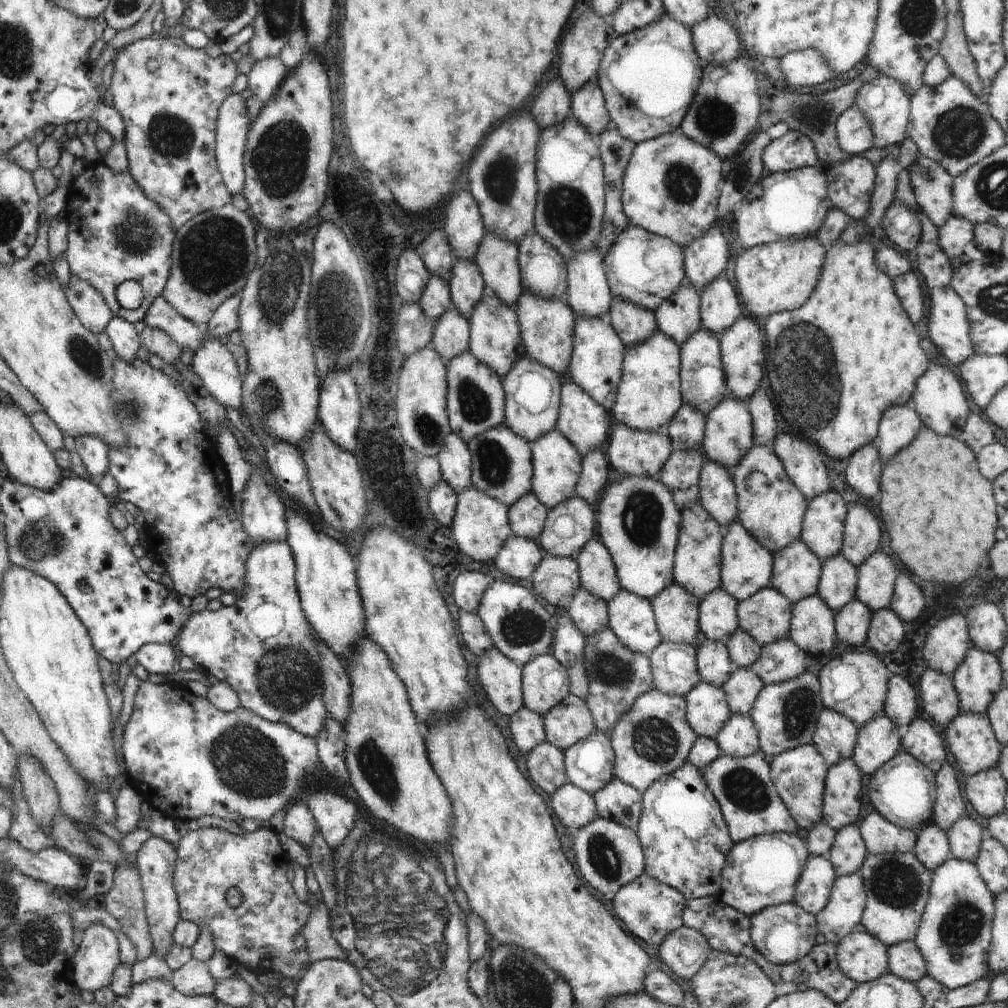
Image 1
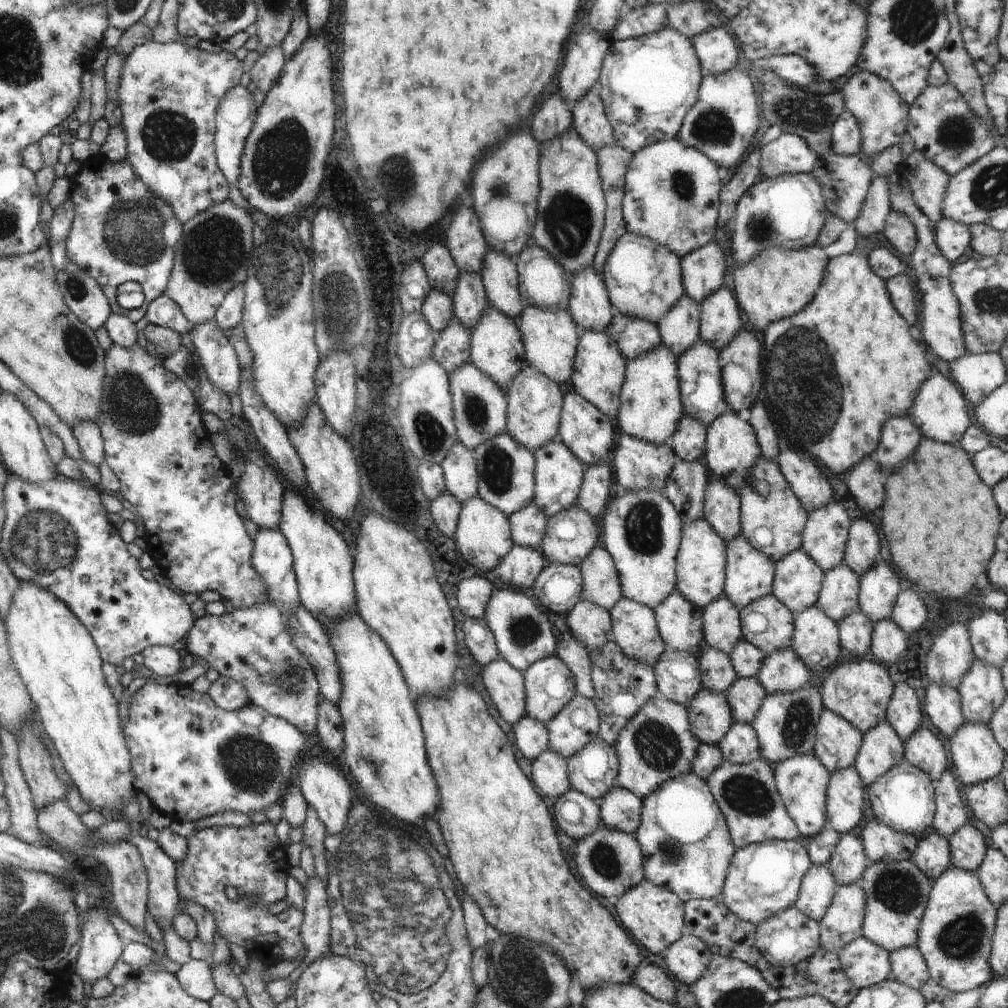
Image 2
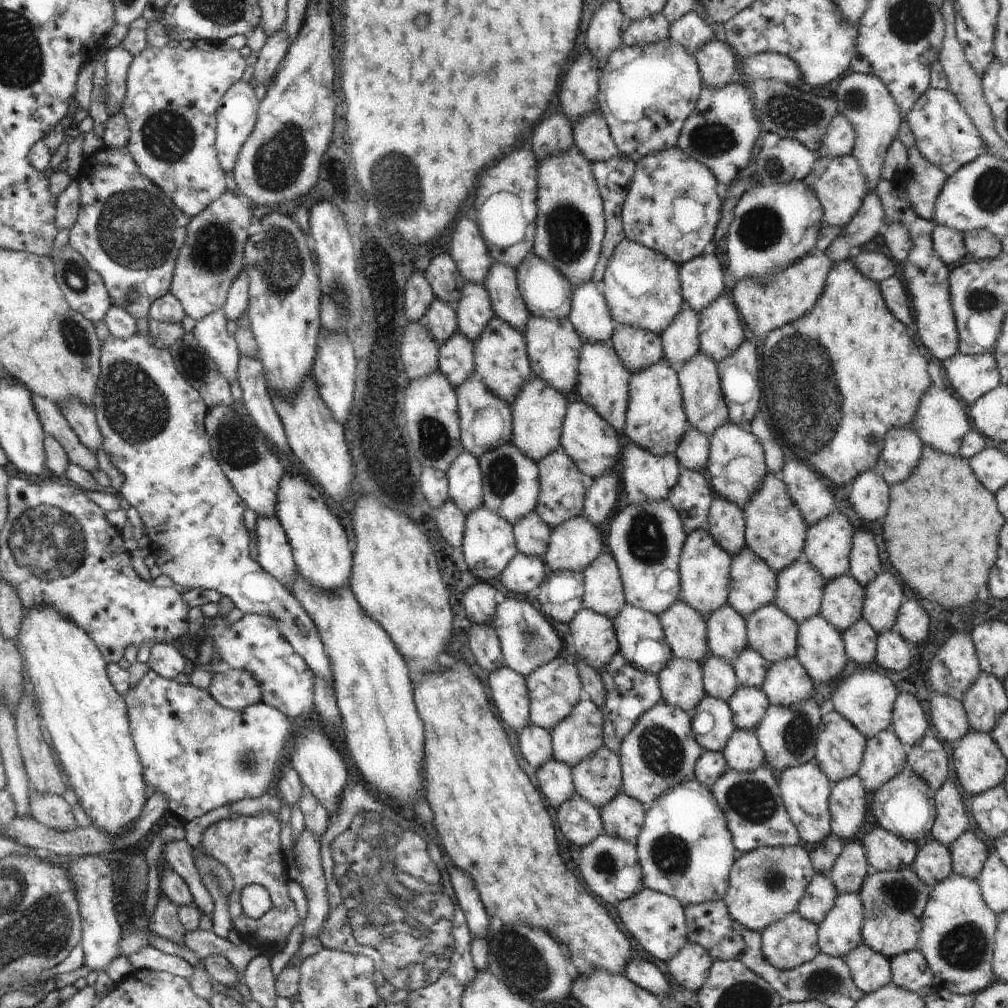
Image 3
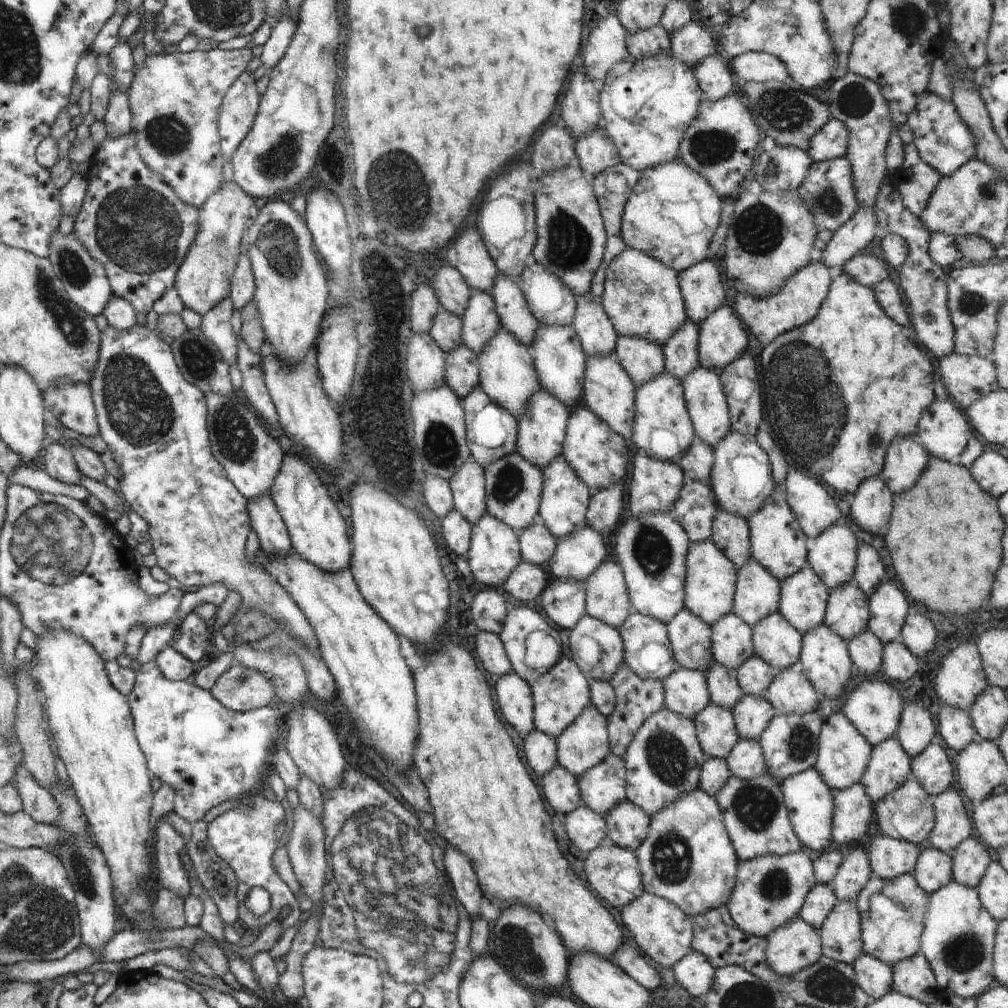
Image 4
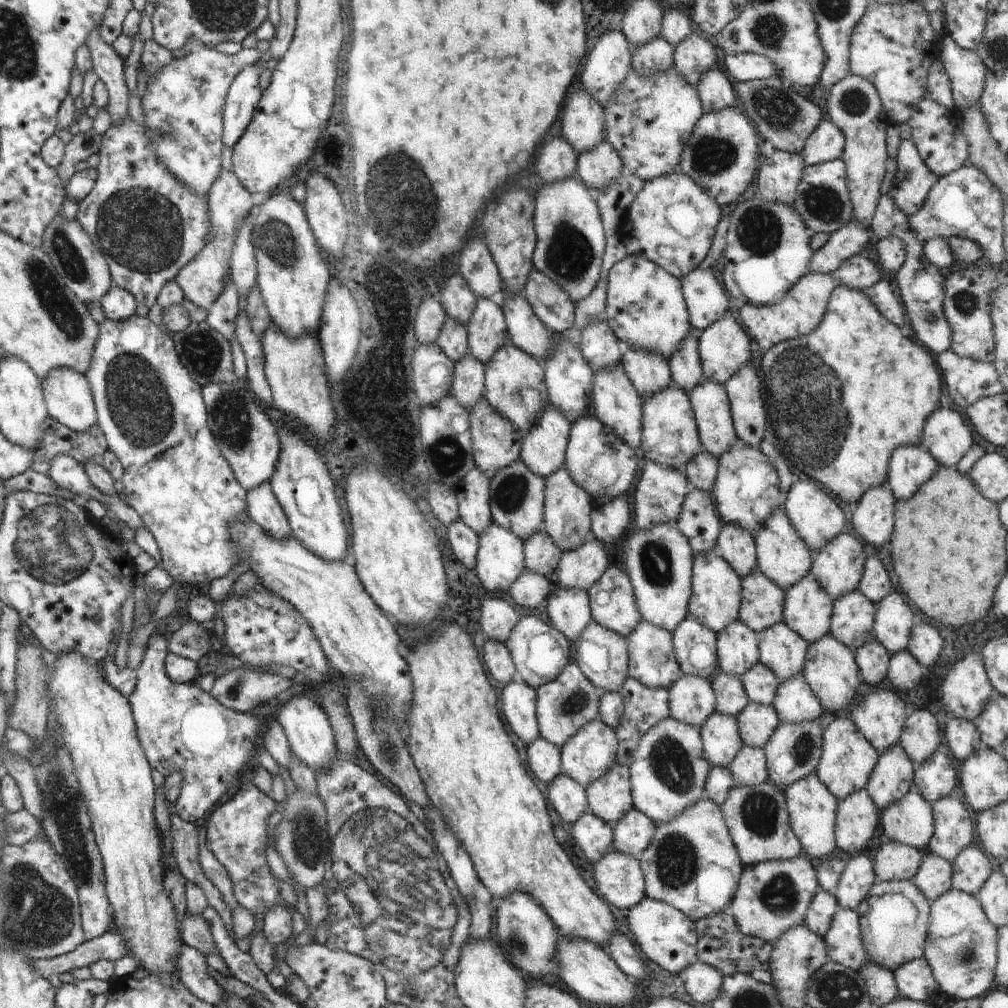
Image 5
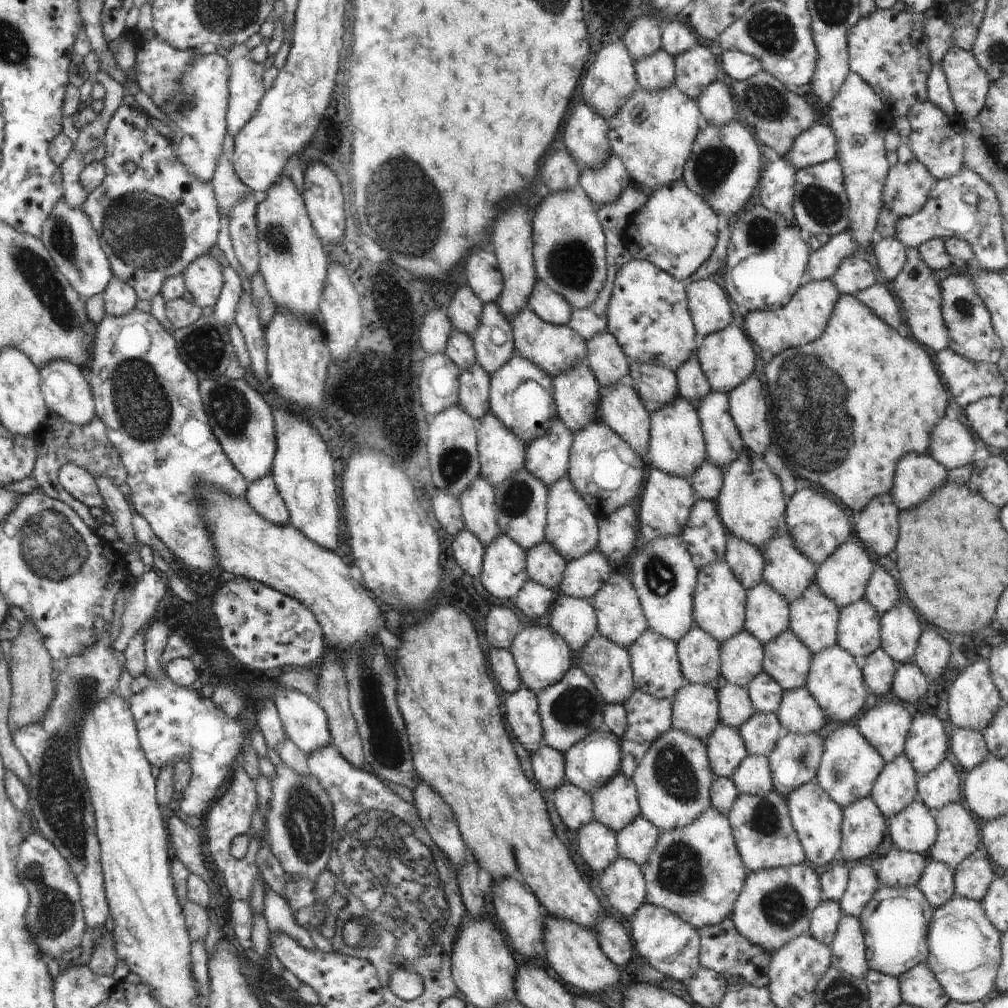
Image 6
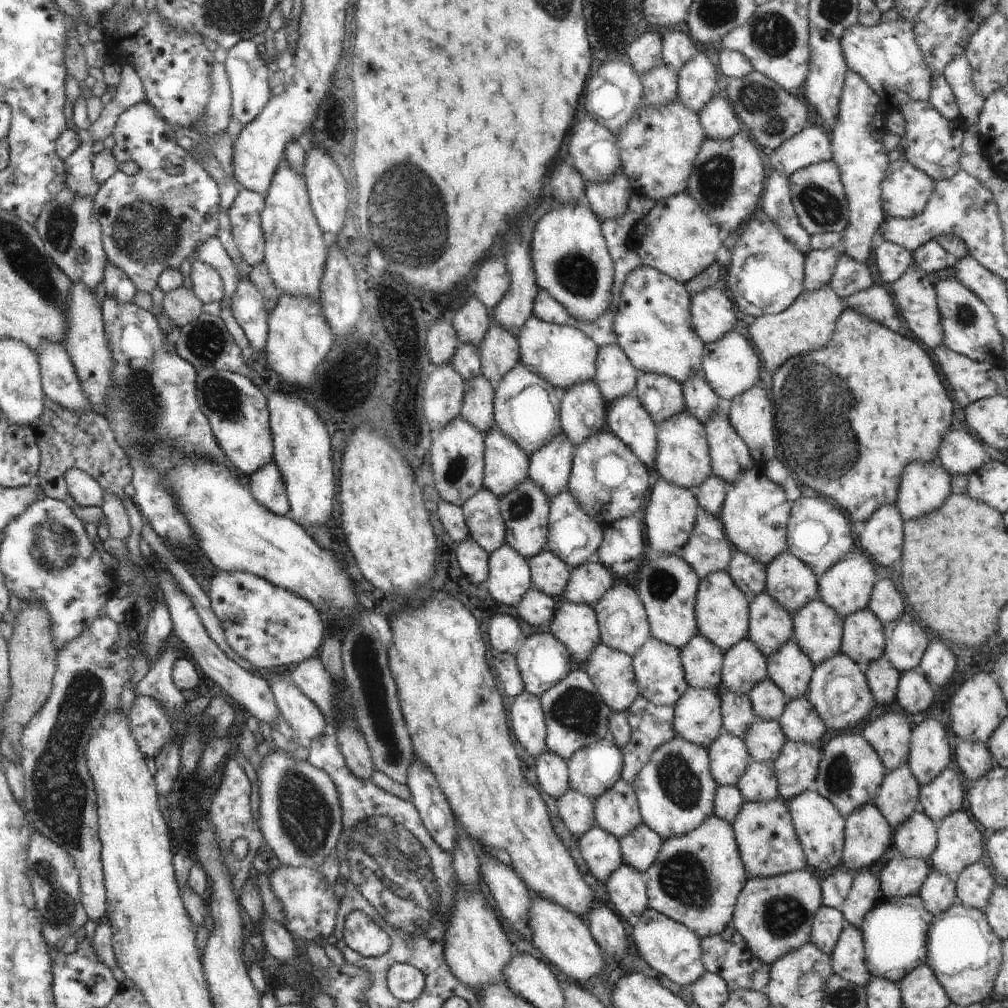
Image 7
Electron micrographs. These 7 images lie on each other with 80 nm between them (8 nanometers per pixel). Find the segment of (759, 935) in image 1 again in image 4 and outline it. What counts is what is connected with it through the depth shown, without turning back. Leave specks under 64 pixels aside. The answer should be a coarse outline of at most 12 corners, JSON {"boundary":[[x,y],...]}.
{"boundary":[[800,917],[765,937],[767,966],[787,978],[822,955]]}

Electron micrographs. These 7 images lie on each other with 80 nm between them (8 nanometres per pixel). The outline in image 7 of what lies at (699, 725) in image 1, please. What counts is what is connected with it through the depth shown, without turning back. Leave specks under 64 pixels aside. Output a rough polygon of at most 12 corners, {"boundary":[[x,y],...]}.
{"boundary":[[720,728],[708,746],[717,785],[736,785],[753,760],[741,739]]}

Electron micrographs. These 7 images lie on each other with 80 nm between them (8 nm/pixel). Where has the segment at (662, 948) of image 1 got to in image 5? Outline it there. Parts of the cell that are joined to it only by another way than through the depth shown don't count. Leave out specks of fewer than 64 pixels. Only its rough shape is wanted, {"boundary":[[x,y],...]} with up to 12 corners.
{"boundary":[[699,960],[678,977],[687,994],[710,1003],[723,976]]}

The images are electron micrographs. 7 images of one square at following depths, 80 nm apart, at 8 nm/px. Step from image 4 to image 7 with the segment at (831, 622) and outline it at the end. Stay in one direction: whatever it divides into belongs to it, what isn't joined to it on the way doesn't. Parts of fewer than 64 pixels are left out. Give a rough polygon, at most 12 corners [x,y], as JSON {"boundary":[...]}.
{"boundary":[[867,608],[843,618],[840,652],[875,662],[882,624]]}

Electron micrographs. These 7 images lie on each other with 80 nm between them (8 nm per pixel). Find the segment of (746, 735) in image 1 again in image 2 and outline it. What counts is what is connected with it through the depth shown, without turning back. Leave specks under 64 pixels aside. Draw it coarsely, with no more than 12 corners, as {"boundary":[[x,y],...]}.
{"boundary":[[735,723],[718,742],[723,761],[744,765],[760,758],[750,725]]}

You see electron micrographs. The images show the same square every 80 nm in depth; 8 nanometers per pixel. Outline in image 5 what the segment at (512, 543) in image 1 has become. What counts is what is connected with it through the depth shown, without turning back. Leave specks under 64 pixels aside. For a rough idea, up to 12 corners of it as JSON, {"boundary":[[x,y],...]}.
{"boundary":[[523,570],[509,587],[513,602],[542,609],[552,583]]}

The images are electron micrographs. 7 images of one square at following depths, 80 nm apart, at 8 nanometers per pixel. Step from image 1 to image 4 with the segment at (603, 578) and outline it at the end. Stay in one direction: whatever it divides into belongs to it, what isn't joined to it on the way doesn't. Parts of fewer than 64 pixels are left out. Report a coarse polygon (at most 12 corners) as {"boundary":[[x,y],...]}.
{"boundary":[[617,563],[584,580],[590,617],[618,629],[631,613]]}

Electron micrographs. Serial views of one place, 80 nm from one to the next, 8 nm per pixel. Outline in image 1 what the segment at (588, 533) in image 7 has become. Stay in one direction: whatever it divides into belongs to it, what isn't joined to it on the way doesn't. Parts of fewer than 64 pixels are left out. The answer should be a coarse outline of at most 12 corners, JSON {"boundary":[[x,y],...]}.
{"boundary":[[557,430],[530,445],[530,492],[552,509],[574,496],[578,452]]}

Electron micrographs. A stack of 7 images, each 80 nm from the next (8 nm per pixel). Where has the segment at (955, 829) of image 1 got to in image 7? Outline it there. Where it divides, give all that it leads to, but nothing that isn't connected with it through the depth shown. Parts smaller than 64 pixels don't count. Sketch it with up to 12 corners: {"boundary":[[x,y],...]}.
{"boundary":[[978,861],[953,881],[958,902],[981,912],[997,885]]}

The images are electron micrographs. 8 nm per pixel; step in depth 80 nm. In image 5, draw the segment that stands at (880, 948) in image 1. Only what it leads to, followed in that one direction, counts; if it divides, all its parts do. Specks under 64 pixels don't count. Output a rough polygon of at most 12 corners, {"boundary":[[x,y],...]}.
{"boundary":[[867,961],[857,974],[880,1007],[899,996],[893,973]]}

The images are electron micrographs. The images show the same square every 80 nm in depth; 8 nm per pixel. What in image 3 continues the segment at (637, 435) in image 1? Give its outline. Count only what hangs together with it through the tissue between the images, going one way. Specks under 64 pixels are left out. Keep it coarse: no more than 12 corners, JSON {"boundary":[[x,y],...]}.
{"boundary":[[622,440],[621,489],[629,505],[666,502],[673,455]]}

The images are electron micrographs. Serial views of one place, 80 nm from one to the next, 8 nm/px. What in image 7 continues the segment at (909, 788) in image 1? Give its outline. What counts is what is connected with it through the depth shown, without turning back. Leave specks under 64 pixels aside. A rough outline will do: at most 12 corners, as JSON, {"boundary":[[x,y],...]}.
{"boundary":[[921,809],[894,828],[904,857],[927,860],[936,827]]}

